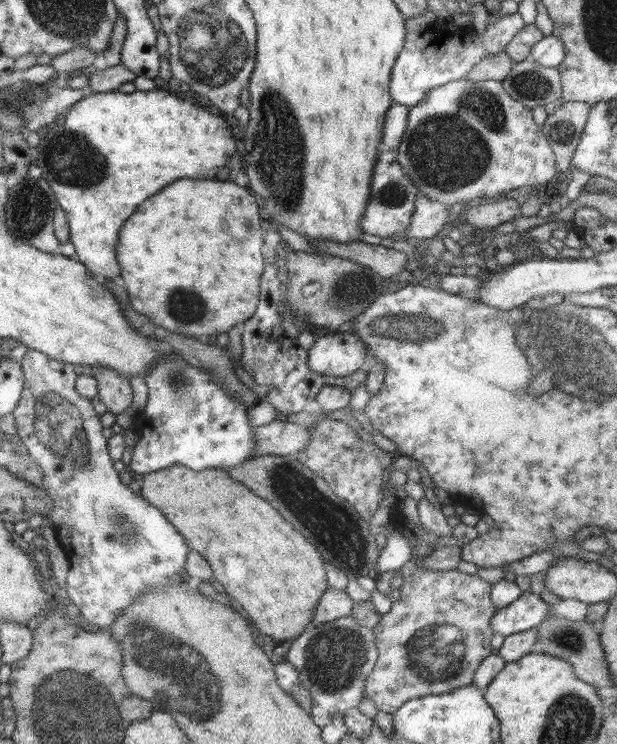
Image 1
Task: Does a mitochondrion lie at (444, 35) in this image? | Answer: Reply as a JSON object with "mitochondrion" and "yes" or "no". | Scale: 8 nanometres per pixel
{"mitochondrion":"no"}

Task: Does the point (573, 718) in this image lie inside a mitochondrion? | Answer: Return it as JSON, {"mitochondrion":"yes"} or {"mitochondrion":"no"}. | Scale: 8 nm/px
{"mitochondrion":"yes"}

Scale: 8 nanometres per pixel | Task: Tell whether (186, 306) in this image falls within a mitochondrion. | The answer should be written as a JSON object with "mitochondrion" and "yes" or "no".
{"mitochondrion":"yes"}

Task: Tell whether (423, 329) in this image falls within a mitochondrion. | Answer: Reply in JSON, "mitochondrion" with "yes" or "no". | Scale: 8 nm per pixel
{"mitochondrion":"yes"}

